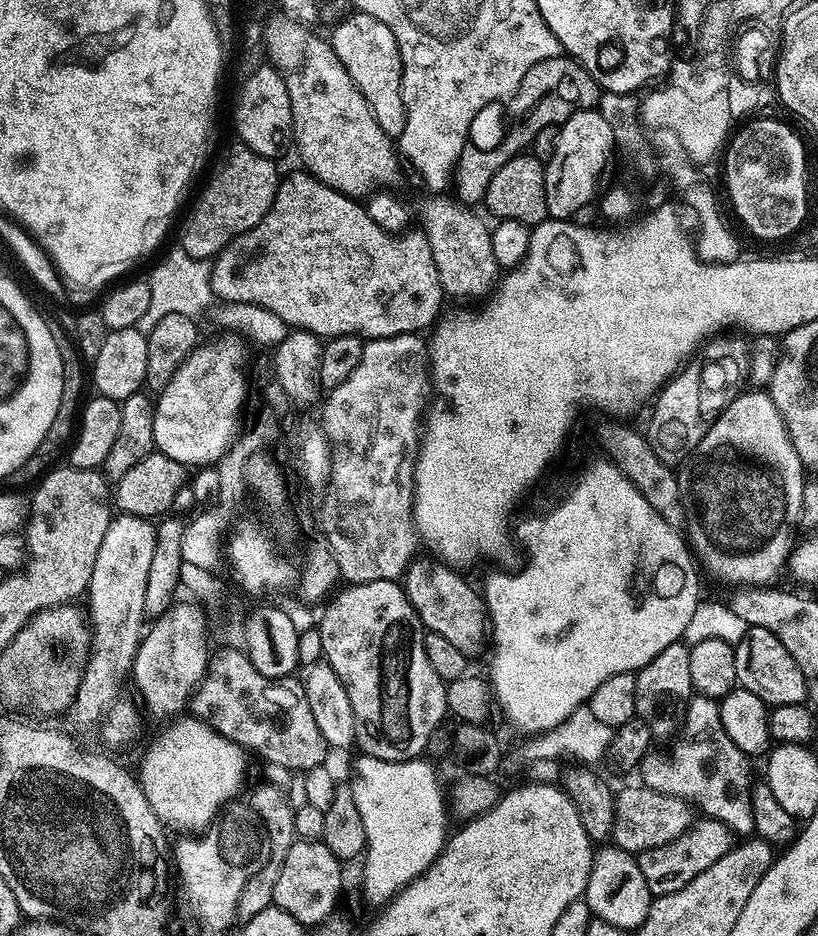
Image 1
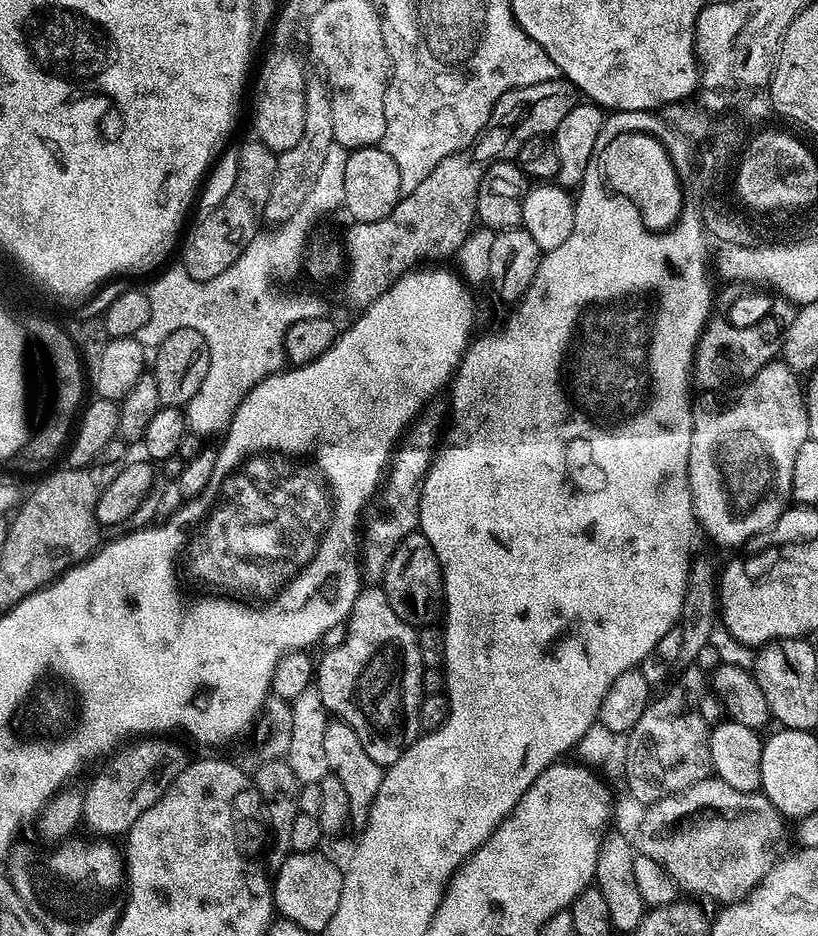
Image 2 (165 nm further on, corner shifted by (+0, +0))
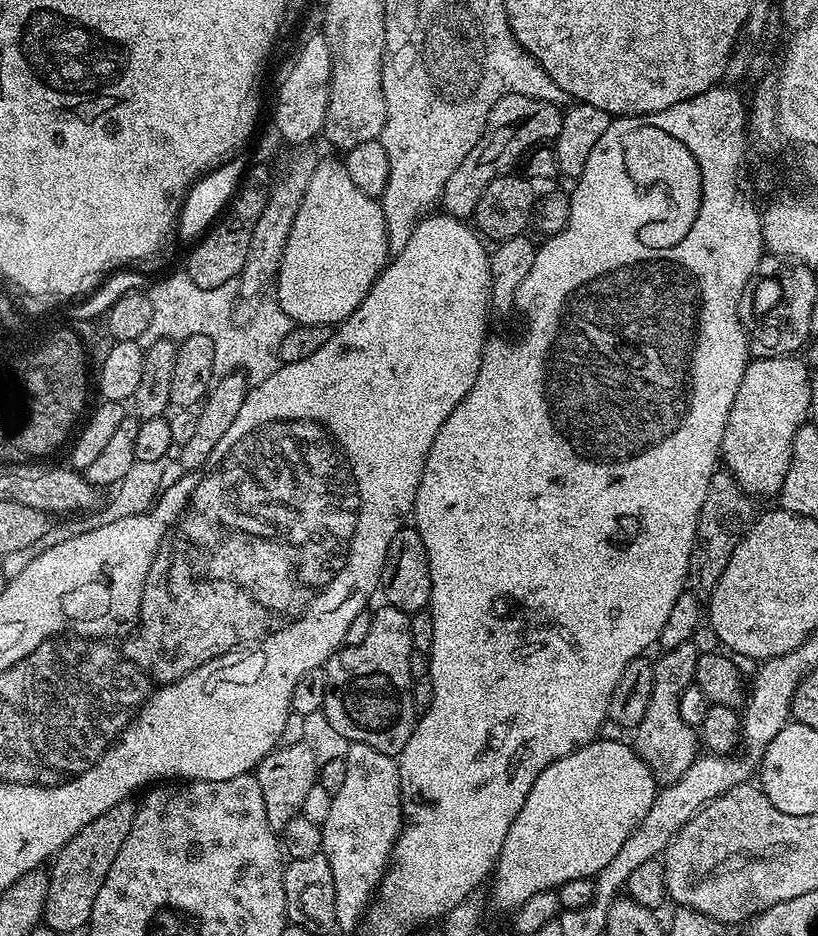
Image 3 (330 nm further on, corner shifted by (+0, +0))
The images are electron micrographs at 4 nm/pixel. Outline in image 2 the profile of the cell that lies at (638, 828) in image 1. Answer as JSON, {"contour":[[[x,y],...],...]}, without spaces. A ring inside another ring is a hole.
{"contour":[[[709,778],[694,782],[686,790],[647,805],[642,822],[635,825],[634,844],[639,855],[654,858],[669,872],[681,889],[693,897],[709,896],[727,906],[747,898],[774,863],[772,847],[784,832],[785,821],[780,812],[760,792],[743,792],[726,786],[726,782]]]}

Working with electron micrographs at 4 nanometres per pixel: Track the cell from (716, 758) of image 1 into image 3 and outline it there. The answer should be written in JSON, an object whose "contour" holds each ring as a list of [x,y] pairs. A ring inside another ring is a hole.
{"contour":[[[691,642],[682,646],[674,646],[659,653],[660,657],[655,657],[652,669],[654,670],[654,690],[650,694],[650,706],[646,706],[646,718],[642,718],[642,722],[634,730],[634,747],[636,753],[642,758],[642,762],[646,762],[646,766],[651,770],[652,775],[656,777],[661,785],[673,784],[678,778],[682,778],[682,774],[686,774],[686,770],[690,770],[690,766],[698,759],[698,751],[696,752],[696,744],[698,748],[698,732],[697,729],[686,726],[686,722],[682,722],[682,718],[678,714],[678,702],[682,690],[686,690],[694,683],[696,678],[696,667],[698,666],[698,658],[700,652]]]}

